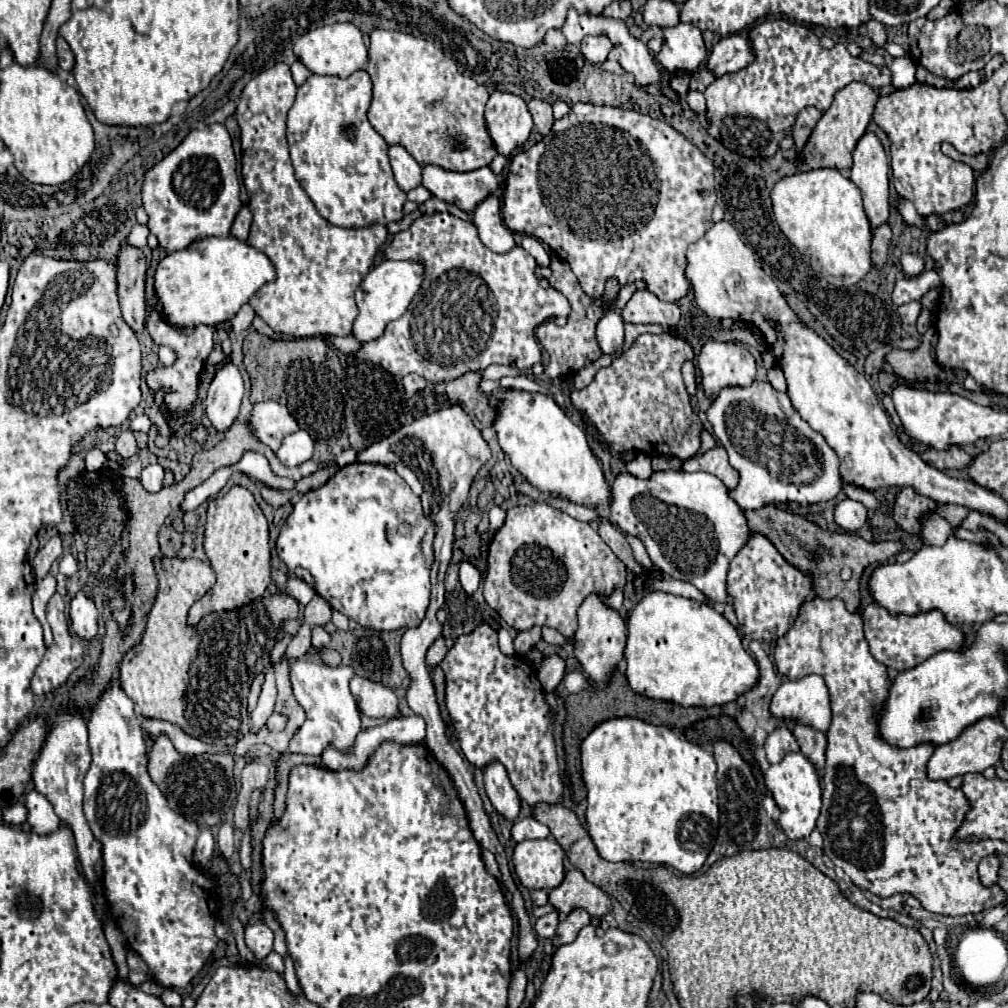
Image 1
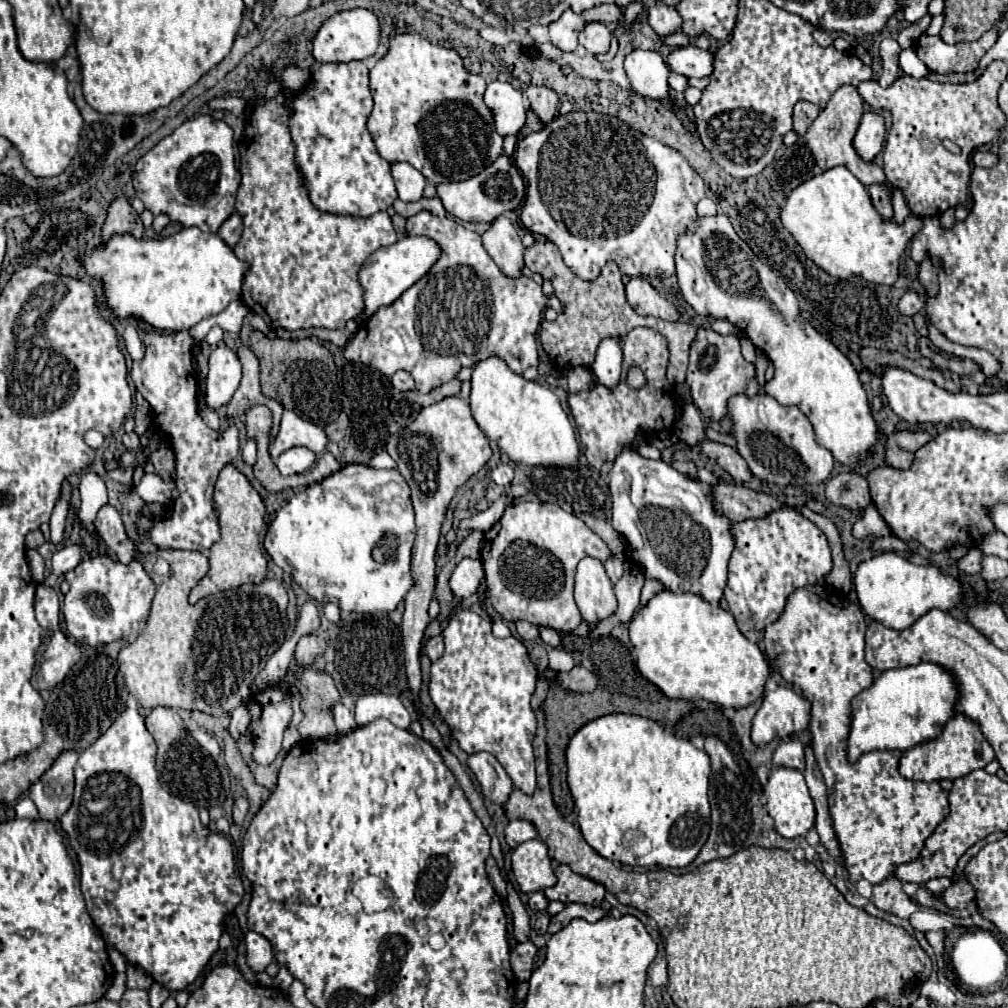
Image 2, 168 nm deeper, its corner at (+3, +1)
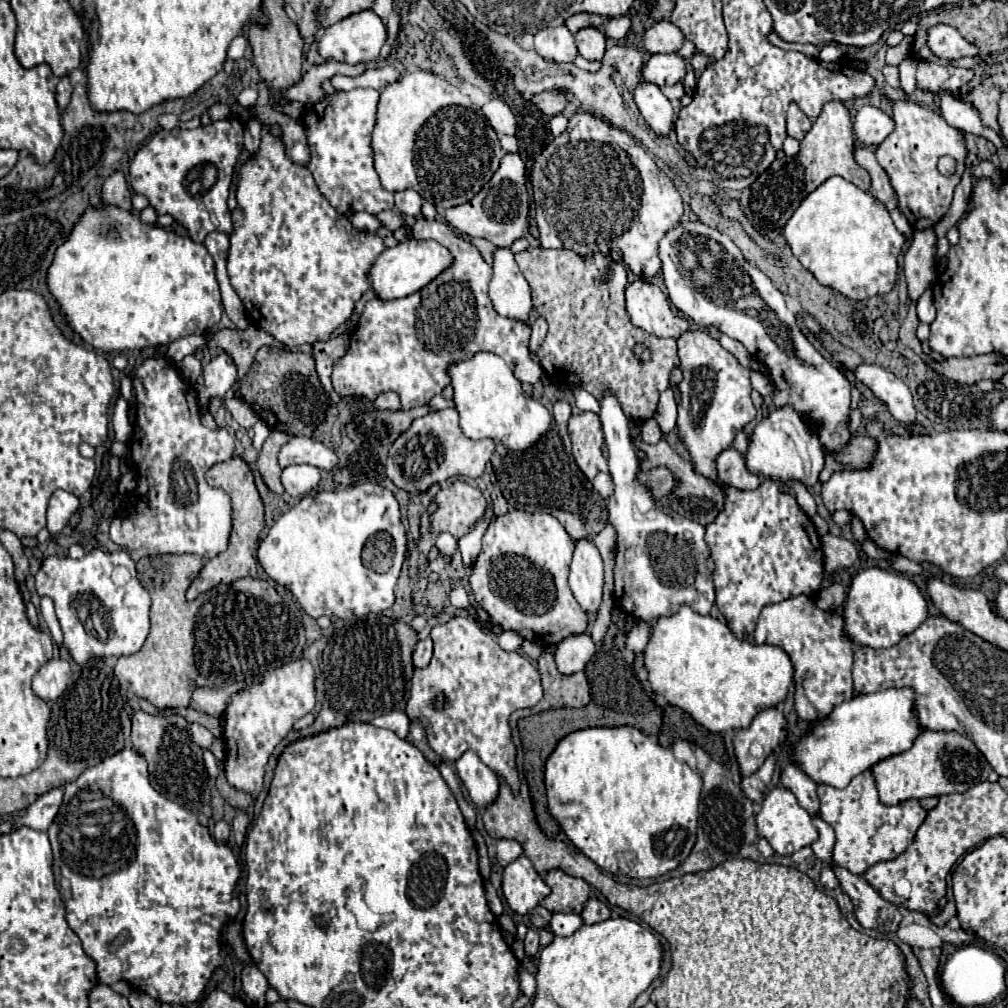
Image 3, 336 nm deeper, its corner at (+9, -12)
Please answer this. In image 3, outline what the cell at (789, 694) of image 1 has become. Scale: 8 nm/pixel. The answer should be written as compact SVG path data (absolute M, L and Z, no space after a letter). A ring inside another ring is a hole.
M768 708L768 710L762 710L752 720L750 728L738 730L734 734L734 738L732 738L734 754L738 758L742 776L750 776L752 772L756 772L762 766L762 762L766 760L766 756L782 744L782 740L786 738L784 726L786 726L784 714L776 708ZM752 744L760 746L762 752L758 756L750 754Z

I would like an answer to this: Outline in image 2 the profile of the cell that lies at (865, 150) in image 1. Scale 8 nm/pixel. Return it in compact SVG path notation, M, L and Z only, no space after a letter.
M864 113L854 137L854 149L858 157L866 163L874 161L884 147L884 139L886 139L884 119L878 113Z

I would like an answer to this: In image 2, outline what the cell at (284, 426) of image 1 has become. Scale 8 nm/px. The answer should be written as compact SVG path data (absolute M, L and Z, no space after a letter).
M284 411L280 421L280 431L274 439L274 445L270 447L270 455L276 461L282 451L290 447L298 447L298 445L312 449L316 455L322 455L326 451L328 439L324 429L316 427L310 421L300 419L294 411Z

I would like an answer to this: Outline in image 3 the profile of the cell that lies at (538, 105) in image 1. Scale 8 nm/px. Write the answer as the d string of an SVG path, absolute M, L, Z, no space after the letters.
M546 90L540 92L532 98L532 102L546 114L546 116L556 116L560 114L566 104L568 104L568 92L566 90Z

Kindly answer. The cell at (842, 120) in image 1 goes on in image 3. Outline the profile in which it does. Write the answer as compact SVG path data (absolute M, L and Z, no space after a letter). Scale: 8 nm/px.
M828 102L820 116L814 120L810 132L800 142L798 156L778 154L766 172L762 172L752 186L744 188L740 194L740 210L752 222L754 230L770 242L782 240L782 230L794 210L802 204L802 200L814 192L824 180L830 176L842 176L856 184L862 190L870 190L870 176L864 168L860 168L854 160L854 134L852 120L842 102Z

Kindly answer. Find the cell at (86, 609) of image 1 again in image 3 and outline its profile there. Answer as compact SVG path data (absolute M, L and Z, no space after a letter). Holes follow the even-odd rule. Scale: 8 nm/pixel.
M96 548L78 560L52 554L44 558L36 572L36 592L40 598L48 596L54 600L56 616L64 632L64 648L78 664L84 664L90 658L134 654L148 636L150 596L136 578L134 560L126 550L104 552ZM116 572L120 572L118 580L114 578Z

